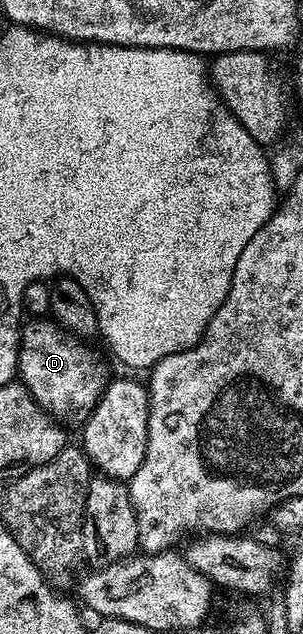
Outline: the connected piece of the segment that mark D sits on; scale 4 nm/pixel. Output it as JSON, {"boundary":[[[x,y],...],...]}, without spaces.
{"boundary":[[[37,319],[29,324],[33,325],[26,329],[24,326],[19,333],[17,371],[21,384],[26,385],[34,399],[54,417],[80,422],[93,412],[105,391],[104,367],[97,362],[96,355],[83,346],[86,344],[52,320]]]}

